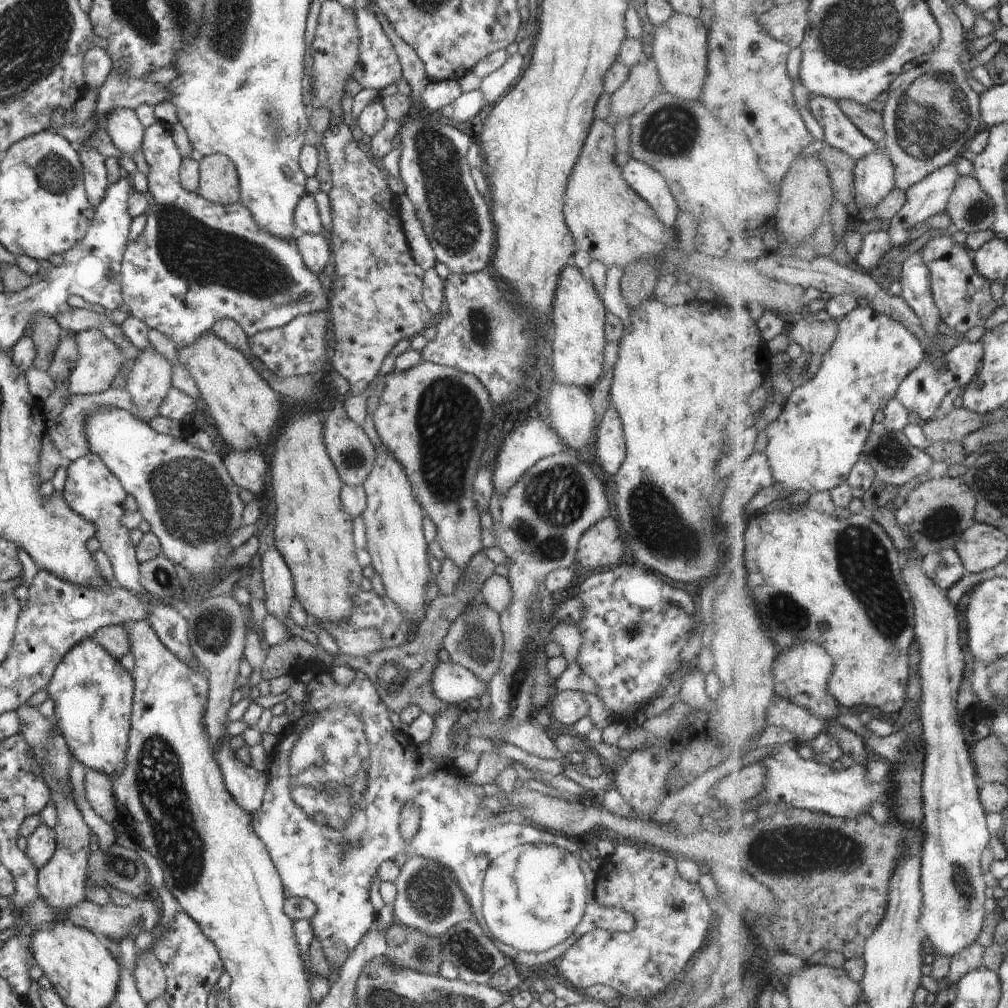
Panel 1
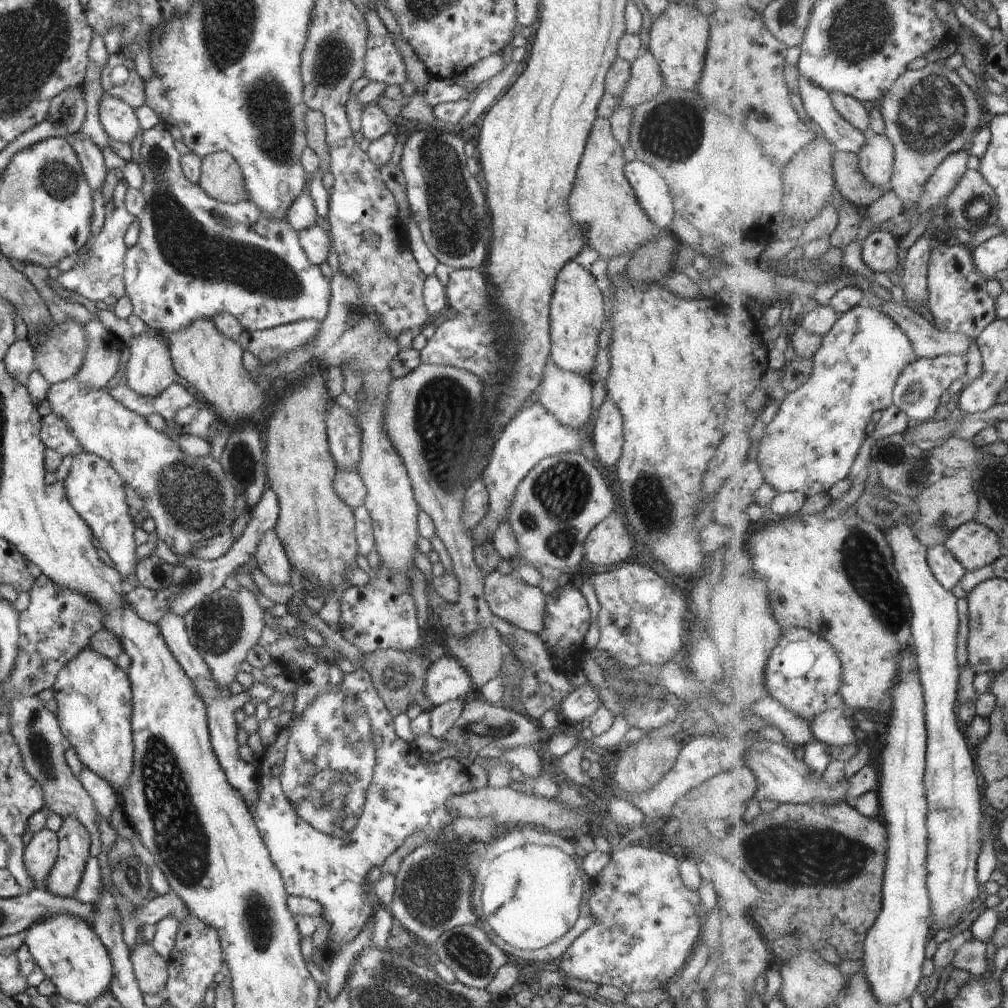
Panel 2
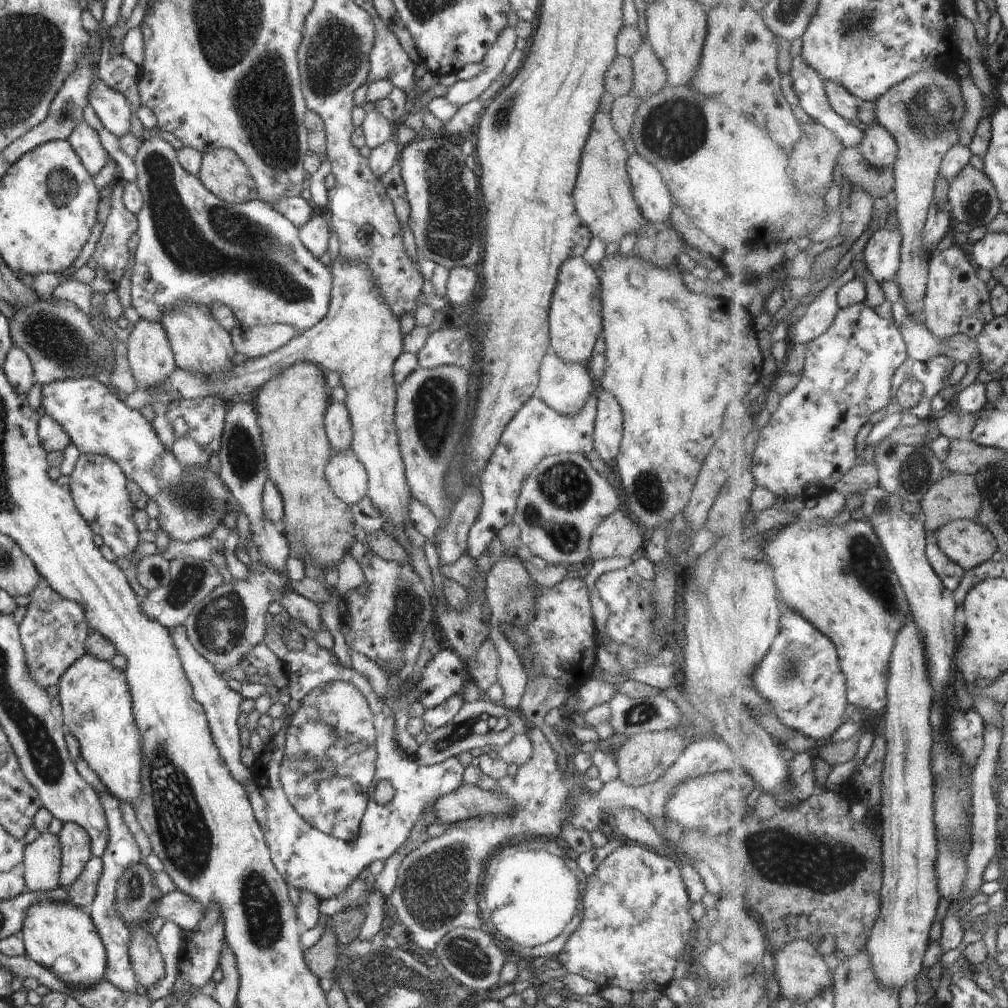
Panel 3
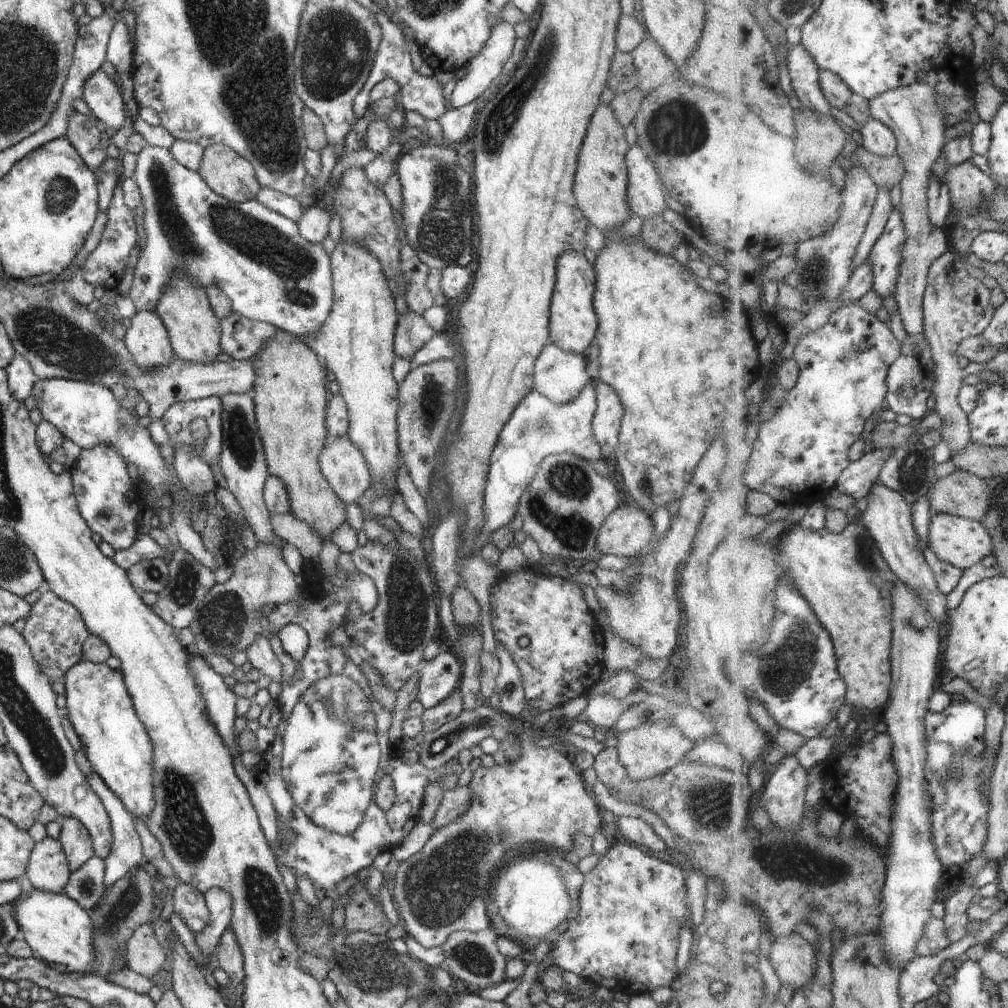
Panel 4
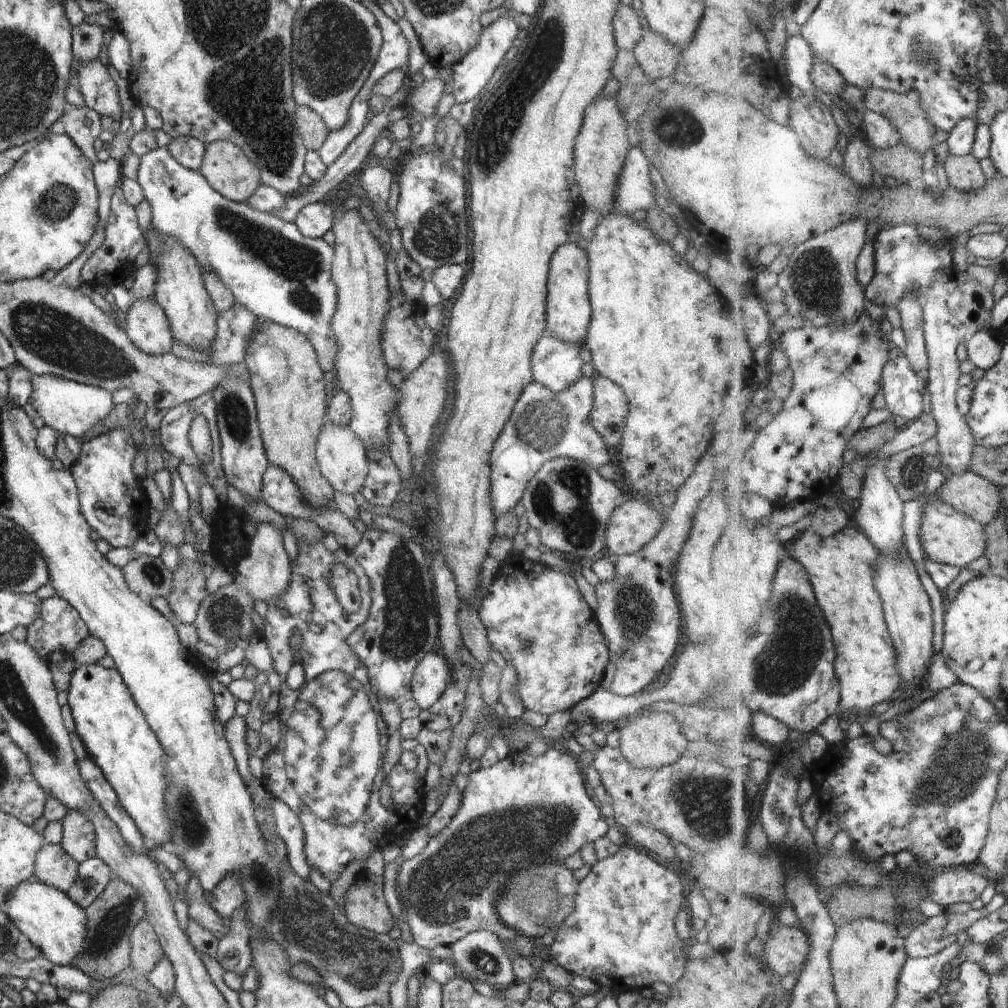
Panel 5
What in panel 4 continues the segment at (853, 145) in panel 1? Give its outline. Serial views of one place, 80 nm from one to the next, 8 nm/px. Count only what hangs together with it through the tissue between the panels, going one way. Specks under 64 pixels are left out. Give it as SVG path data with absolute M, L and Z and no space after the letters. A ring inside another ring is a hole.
M803 42L791 48L788 61L793 90L802 106L832 117L830 113L832 104L821 85L822 68Z

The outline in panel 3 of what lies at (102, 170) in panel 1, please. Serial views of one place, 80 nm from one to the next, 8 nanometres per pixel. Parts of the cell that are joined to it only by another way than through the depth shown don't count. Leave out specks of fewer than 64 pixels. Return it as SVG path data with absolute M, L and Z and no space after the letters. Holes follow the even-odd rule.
M86 121L76 124L68 139L74 152L92 176L98 174L106 166L109 154L102 147L97 131Z

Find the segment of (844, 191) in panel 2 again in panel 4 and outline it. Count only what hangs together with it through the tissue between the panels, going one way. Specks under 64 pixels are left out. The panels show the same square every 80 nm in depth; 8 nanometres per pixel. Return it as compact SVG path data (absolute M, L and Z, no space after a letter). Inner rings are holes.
M857 147L854 151L854 165L862 163L867 166L870 174L877 180L881 189L887 186L889 189L903 182L907 175L906 161L898 154L883 157L870 152L866 147Z

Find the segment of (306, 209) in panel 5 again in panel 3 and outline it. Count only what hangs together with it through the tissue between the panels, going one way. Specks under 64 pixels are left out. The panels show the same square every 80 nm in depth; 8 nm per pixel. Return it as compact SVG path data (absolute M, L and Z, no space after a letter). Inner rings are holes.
M317 211L297 229L299 239L315 257L320 258L326 251L328 252L331 229L326 214Z

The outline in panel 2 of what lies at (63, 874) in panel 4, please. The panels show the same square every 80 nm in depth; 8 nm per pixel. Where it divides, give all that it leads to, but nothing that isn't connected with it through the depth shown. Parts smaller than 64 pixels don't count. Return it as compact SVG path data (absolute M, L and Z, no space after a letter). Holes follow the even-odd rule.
M47 827L38 831L32 837L30 843L25 846L23 852L24 864L35 884L35 888L46 888L48 875L56 862L58 851L57 834Z

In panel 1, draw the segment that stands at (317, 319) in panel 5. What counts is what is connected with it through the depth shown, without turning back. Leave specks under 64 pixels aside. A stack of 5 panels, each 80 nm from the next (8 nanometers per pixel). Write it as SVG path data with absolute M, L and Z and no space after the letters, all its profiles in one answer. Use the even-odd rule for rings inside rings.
M156 122L152 126L144 129L142 139L142 154L144 154L148 164L148 192L152 195L153 201L149 204L146 213L146 225L143 232L132 243L127 244L121 262L121 291L123 302L130 307L130 314L139 318L147 324L150 329L158 330L162 334L166 334L176 344L176 349L192 344L195 338L198 338L203 332L210 331L217 320L221 318L229 318L236 321L238 326L247 336L252 336L260 331L275 329L291 320L301 316L306 316L320 311L328 312L330 291L325 290L318 279L318 275L314 274L305 264L298 250L295 239L286 240L282 237L272 236L268 231L260 228L254 220L252 213L240 201L230 203L229 205L221 205L213 203L204 197L201 197L198 192L187 191L180 182L179 168L181 167L181 154L172 139L172 128L166 123Z

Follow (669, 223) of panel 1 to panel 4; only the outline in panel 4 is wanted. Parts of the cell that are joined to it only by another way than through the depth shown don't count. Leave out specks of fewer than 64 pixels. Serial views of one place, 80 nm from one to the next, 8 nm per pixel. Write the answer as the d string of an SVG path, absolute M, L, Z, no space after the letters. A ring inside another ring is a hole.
M638 144L628 149L625 163L627 168L626 198L634 216L647 219L662 214L662 211L668 207L664 199L666 190L656 167Z

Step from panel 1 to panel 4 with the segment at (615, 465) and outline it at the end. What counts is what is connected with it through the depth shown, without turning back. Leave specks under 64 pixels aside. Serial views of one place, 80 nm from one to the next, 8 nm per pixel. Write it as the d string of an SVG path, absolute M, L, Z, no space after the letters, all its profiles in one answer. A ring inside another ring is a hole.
M599 381L594 387L597 407L593 414L592 426L594 436L601 448L601 455L605 459L606 455L618 446L624 412L616 391L611 386Z

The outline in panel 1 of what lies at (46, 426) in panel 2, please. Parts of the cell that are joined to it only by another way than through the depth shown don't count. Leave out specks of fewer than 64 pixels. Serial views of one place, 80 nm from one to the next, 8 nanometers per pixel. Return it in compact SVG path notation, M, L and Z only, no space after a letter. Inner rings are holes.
M109 388L98 394L77 396L65 406L58 422L45 428L45 434L67 463L72 462L90 452L83 431L86 413L100 407L129 408L132 404L130 393L122 389Z

